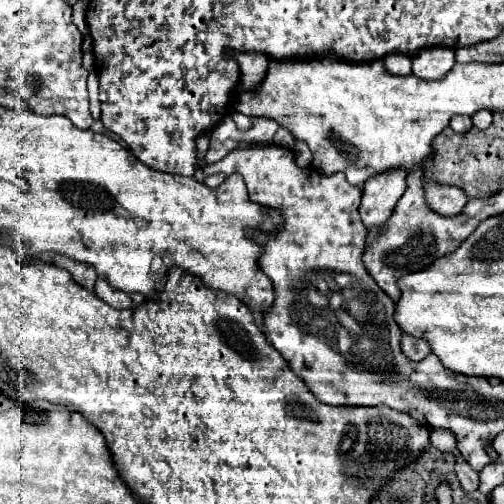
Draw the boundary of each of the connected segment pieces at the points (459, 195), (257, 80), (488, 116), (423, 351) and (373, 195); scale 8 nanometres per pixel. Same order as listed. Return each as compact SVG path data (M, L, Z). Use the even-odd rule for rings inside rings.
M425 182L425 200L427 206L441 216L457 216L463 206L469 202L467 194L461 188L441 186L437 182Z
M227 50L225 58L239 62L241 80L243 80L245 88L261 84L263 76L265 76L265 70L269 66L269 56L265 56L261 52L235 52Z
M487 109L480 110L473 114L472 122L475 128L479 128L479 130L485 130L485 128L489 128L489 126L491 126L491 122L493 122L493 114Z
M403 334L403 338L401 338L401 352L405 352L405 356L407 356L409 360L419 362L419 360L427 358L427 354L429 354L431 350L429 350L429 344L427 344L425 340L417 340L417 338L413 338L413 336Z
M393 168L393 172L383 172L381 176L373 176L373 180L367 180L363 186L363 200L359 206L361 218L365 228L373 228L373 226L383 226L385 220L393 214L393 208L397 204L397 200L403 196L405 192L405 168Z

